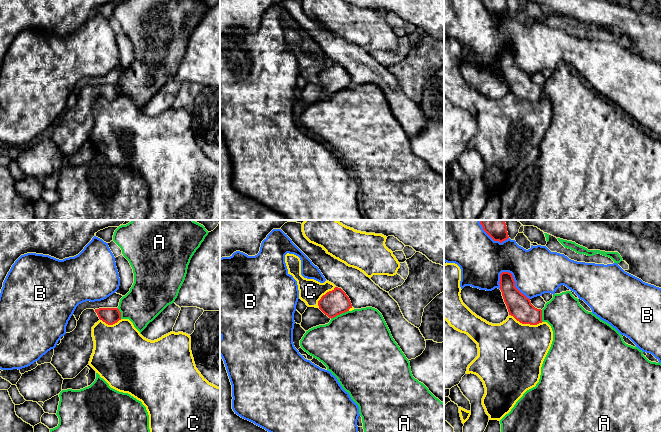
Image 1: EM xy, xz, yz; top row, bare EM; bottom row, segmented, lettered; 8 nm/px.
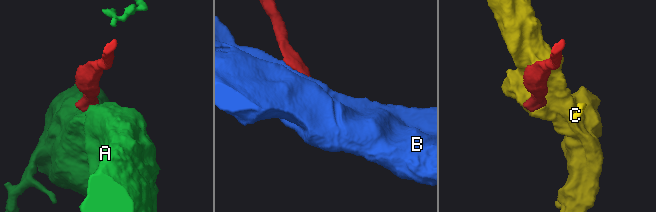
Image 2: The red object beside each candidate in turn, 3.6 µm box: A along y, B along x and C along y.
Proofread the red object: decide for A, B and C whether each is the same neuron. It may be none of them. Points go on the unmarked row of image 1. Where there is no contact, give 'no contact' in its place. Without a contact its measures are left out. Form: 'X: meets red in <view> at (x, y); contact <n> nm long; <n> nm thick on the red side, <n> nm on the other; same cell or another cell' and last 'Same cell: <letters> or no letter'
A: meets red in xz at (339, 90); contact 160 nm long; 200 nm thick on the red side, 500 nm on the other; another cell
B: meets red in yz at (514, 57); contact 320 nm long; 190 nm thick on the red side, 380 nm on the other; another cell
C: meets red in yz at (526, 99); contact 280 nm long; 190 nm thick on the red side, 480 nm on the other; another cell
Same cell: no letter

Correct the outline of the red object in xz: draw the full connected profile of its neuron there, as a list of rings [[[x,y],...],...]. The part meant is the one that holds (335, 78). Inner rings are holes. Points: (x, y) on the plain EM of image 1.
[[[338,63],[323,71],[318,77],[318,82],[318,84],[307,83],[302,90],[300,101],[305,107],[319,101],[328,100],[332,94],[352,84],[349,73]]]

